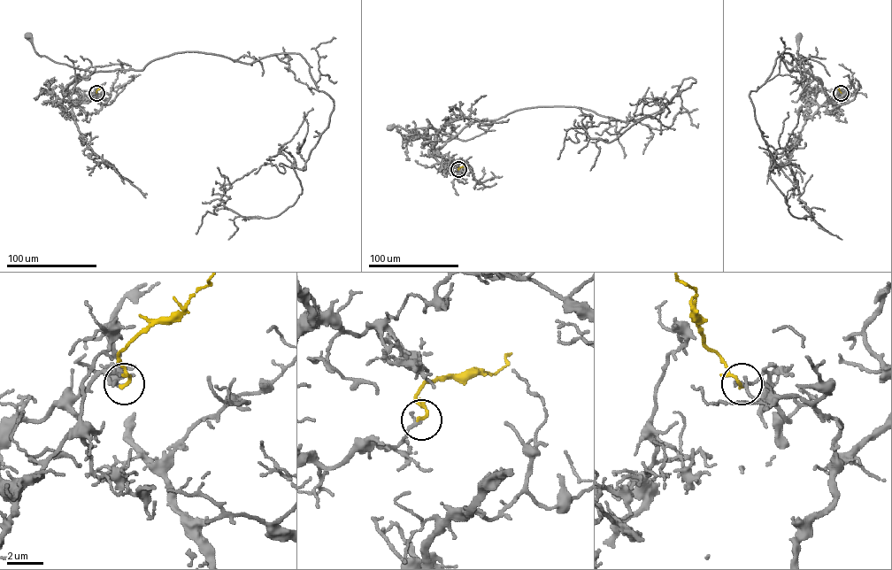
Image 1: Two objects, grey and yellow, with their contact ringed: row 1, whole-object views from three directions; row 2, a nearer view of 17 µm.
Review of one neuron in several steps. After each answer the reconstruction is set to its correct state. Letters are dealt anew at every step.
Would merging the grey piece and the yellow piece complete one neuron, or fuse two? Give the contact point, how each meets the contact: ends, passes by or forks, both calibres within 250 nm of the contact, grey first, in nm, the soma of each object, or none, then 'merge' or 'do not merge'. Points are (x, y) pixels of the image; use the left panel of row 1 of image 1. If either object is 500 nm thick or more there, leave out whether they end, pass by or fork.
place (96, 93); grey ends; yellow passes by; calibres 200 and 130 nm; soma grey (27, 36); soma yellow none; merge

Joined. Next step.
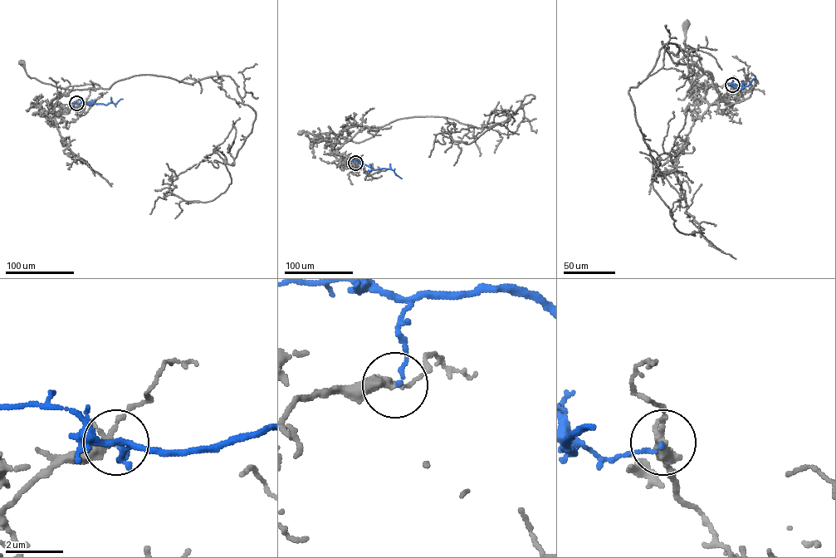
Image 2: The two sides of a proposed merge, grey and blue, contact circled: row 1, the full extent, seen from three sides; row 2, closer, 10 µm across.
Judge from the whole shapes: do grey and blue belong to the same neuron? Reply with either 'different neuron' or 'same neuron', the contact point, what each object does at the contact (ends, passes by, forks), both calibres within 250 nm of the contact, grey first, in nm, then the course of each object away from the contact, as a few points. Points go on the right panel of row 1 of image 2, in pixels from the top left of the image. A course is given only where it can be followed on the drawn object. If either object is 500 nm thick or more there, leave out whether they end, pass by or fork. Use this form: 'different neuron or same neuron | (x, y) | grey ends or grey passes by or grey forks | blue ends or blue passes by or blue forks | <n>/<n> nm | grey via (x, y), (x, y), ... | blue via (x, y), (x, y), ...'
different neuron | (732, 85) | grey forks | blue ends | 200/120 nm | grey via (732, 85), (730, 95), (722, 100), (726, 102), (721, 100), (711, 77), (686, 57), (686, 24) | blue via (732, 85), (742, 85), (740, 87), (741, 84), (743, 87), (755, 78)

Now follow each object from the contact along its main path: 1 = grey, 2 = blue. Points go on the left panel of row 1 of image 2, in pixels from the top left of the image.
1: (76, 103), (67, 114), (56, 114), (51, 101), (69, 90), (29, 77), (20, 63)
2: (76, 103), (107, 105), (112, 102), (114, 105), (122, 99)

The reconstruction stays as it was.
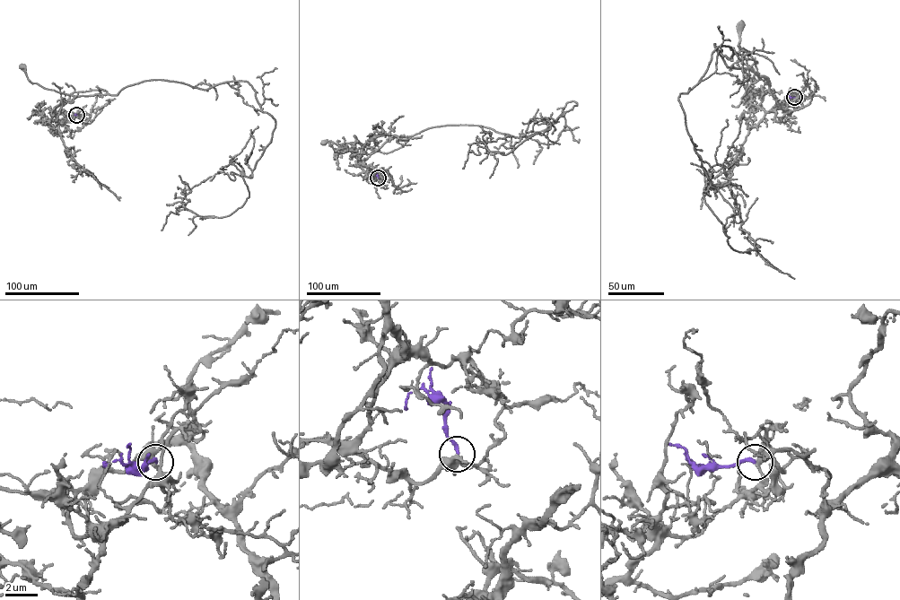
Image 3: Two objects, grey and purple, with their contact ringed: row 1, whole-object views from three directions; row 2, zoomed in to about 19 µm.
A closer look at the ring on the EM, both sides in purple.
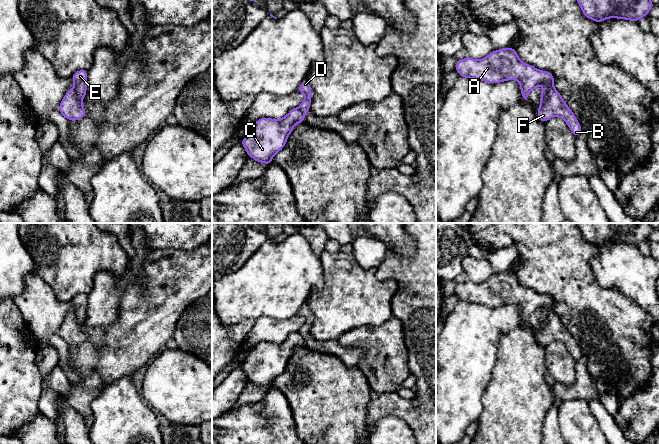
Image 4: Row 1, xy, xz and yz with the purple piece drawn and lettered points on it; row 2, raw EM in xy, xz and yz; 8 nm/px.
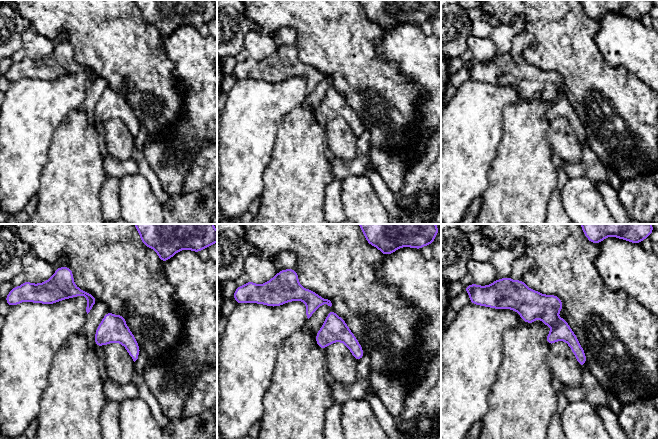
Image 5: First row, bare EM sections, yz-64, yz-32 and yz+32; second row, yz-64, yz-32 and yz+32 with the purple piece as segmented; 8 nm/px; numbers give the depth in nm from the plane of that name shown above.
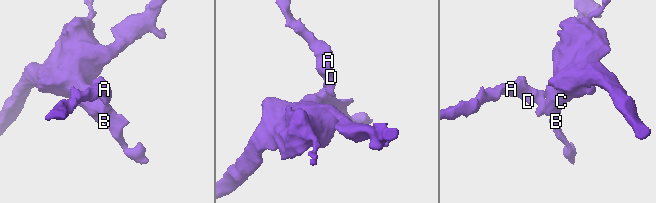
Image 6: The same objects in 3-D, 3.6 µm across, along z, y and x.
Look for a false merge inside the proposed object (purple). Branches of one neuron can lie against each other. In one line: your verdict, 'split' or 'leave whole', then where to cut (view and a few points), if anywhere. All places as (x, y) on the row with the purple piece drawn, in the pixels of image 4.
split; cut in yz along (552, 86), (549, 88), (547, 96), (541, 101)

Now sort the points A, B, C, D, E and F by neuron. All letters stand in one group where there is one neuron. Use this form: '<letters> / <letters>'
A D E / B C F

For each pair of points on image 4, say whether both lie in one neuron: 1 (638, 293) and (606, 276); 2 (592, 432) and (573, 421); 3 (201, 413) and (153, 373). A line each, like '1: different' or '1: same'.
1: same
2: same
3: same

